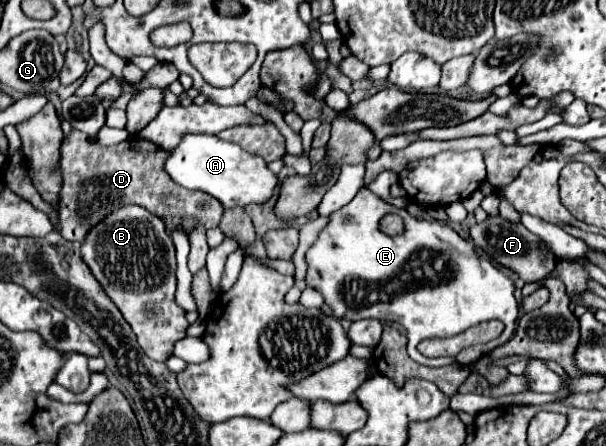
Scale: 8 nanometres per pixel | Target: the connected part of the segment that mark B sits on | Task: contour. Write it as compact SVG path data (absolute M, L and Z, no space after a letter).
M138 205L122 207L88 233L82 257L134 329L144 353L158 363L172 355L172 347L184 337L188 321L174 301L176 257L164 221L154 215L148 219L148 211Z

